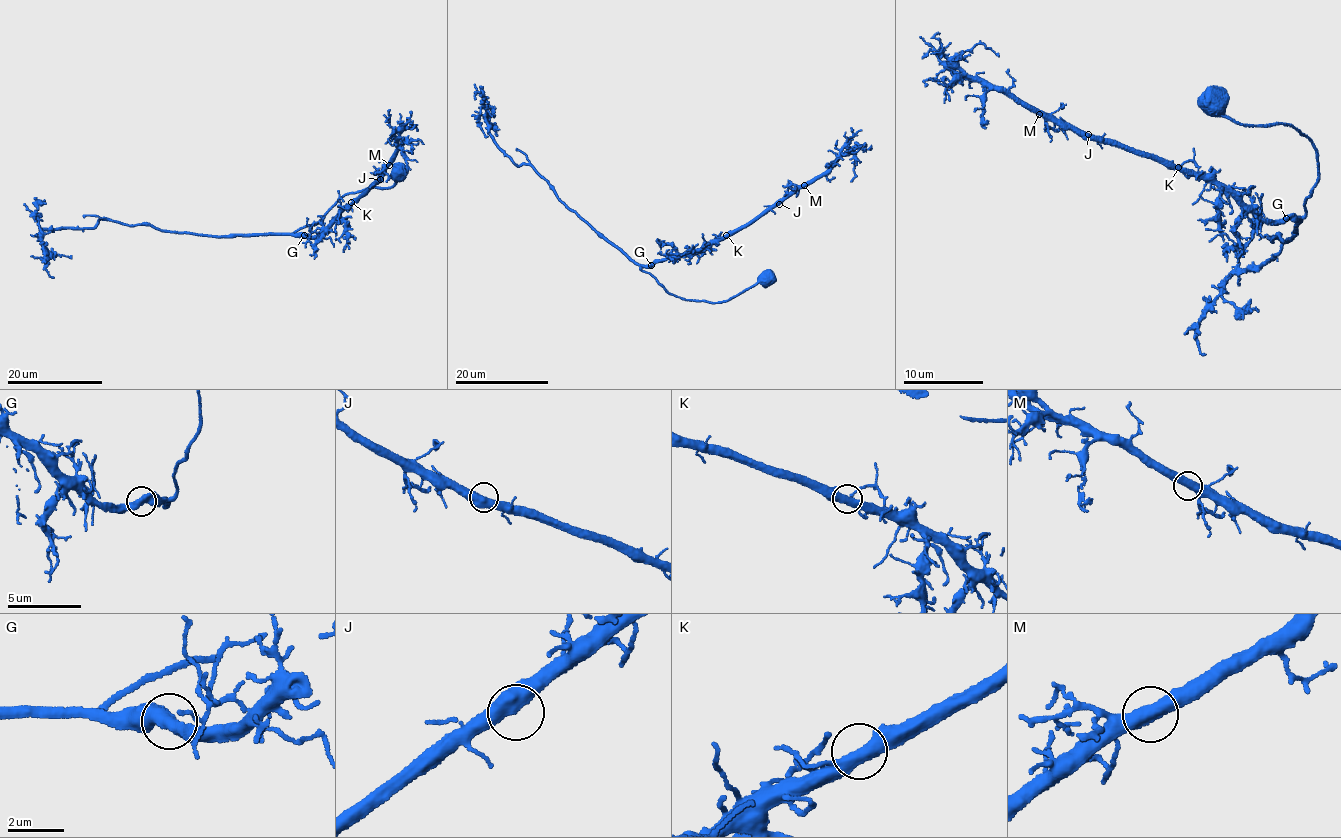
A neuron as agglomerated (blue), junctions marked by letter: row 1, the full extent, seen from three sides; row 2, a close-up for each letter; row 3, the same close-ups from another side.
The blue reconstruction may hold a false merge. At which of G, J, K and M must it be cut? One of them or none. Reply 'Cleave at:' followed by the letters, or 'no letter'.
Cleave at: no letter

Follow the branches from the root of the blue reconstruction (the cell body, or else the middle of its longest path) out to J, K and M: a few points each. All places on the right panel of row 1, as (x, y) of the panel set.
J: (1210, 102), (1237, 123), (1282, 123), (1310, 137), (1318, 175), (1304, 216), (1264, 220), (1199, 175), (1088, 134)
K: (1210, 102), (1237, 123), (1282, 123), (1310, 137), (1318, 175), (1304, 216), (1264, 220), (1178, 167)
M: (1210, 102), (1237, 123), (1282, 123), (1310, 137), (1318, 175), (1304, 216), (1264, 220), (1199, 175), (1039, 114)

